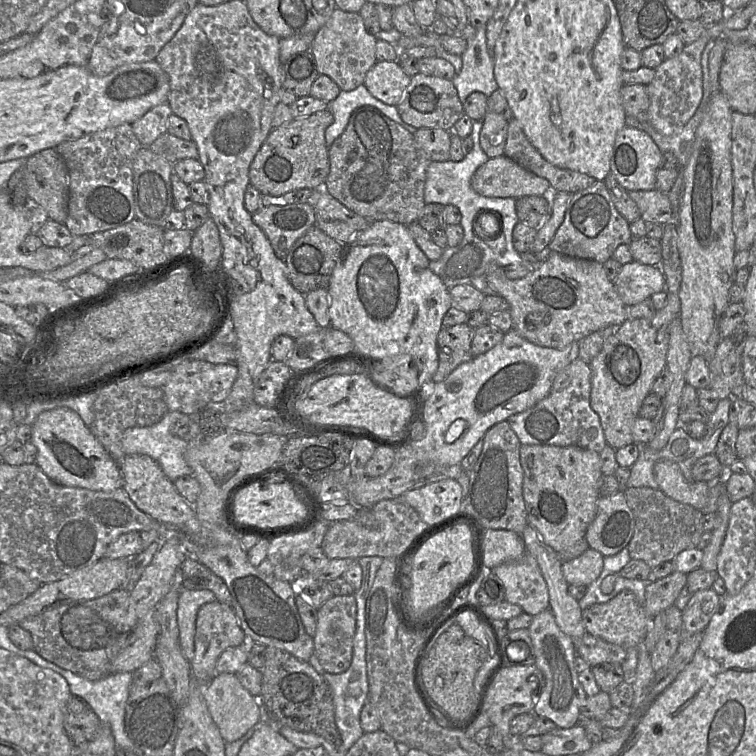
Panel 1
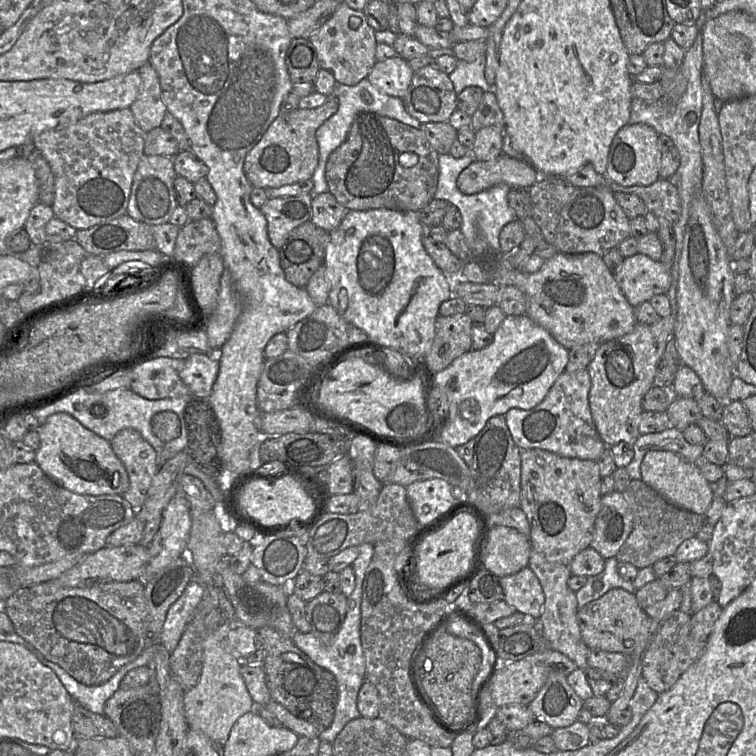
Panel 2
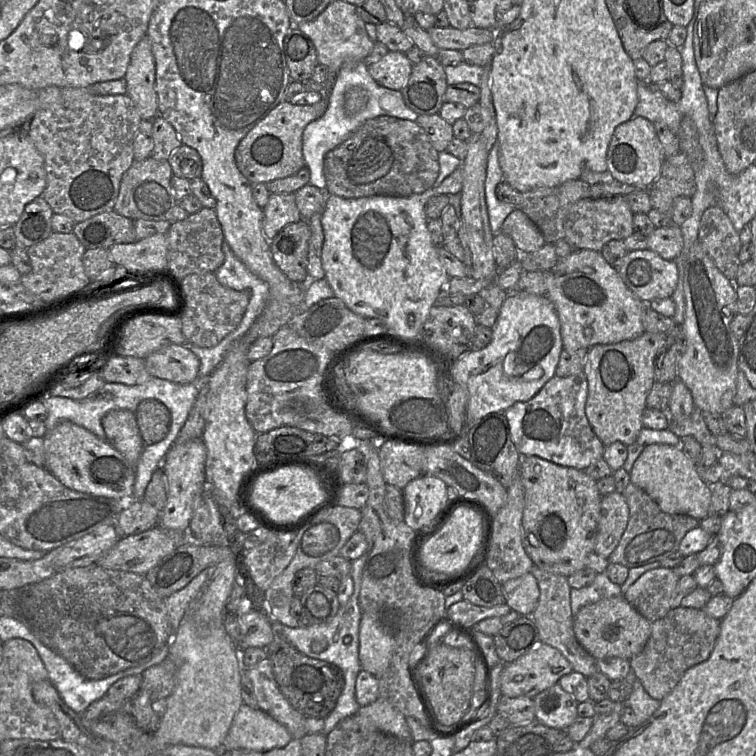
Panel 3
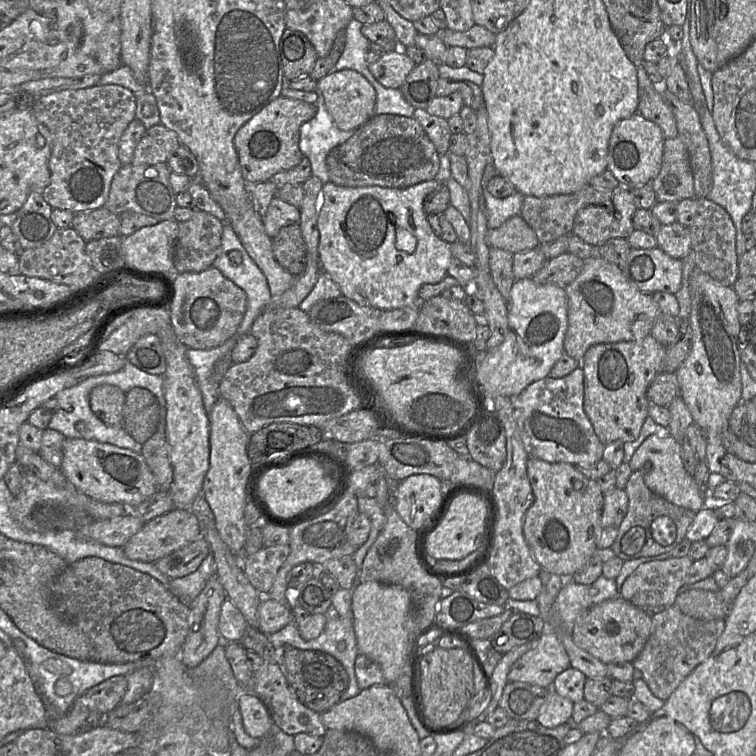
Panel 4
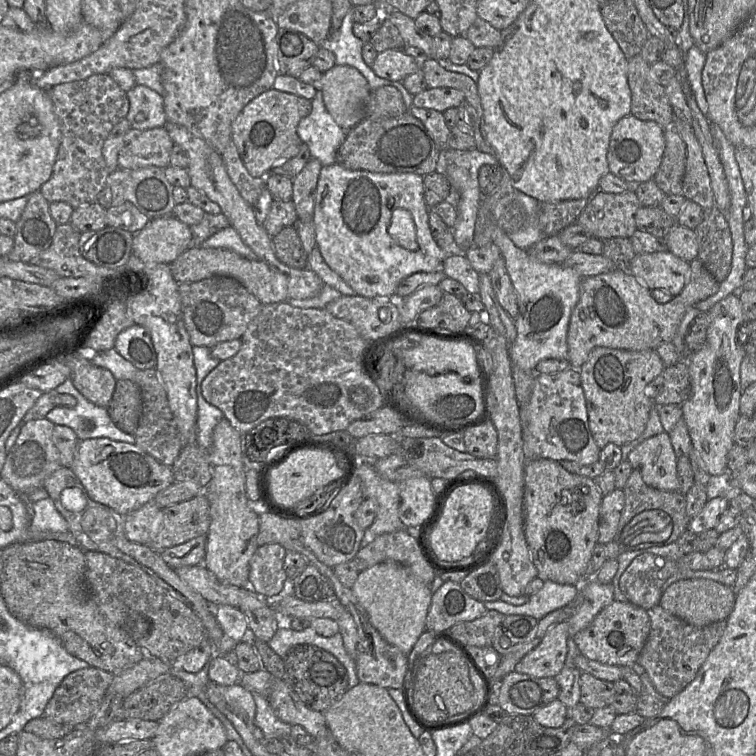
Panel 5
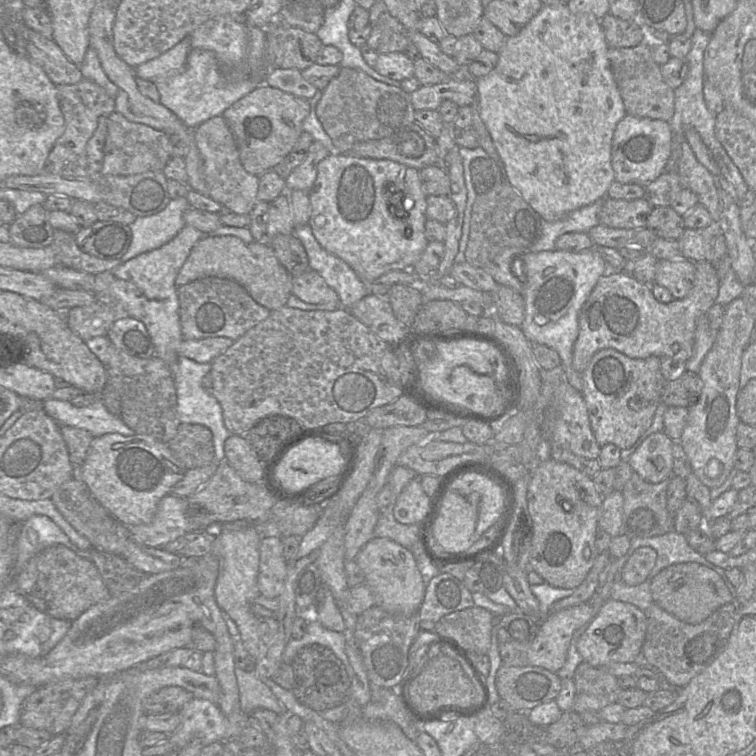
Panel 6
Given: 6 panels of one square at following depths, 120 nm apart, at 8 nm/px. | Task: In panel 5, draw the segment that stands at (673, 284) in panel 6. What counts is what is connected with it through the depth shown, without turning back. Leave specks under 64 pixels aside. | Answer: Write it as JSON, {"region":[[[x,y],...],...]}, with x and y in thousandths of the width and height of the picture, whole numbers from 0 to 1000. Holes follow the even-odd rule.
{"region":[[[886,332],[843,336],[829,358],[858,384],[874,382],[890,393],[898,390],[913,366],[913,348]]]}

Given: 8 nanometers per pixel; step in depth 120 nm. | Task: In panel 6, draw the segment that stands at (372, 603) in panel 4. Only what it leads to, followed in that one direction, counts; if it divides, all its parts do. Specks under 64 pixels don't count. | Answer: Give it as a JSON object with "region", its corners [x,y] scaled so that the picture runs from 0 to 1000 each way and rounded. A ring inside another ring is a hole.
{"region":[[[495,710],[475,729],[470,741],[483,761],[483,772],[491,780],[497,802],[519,812],[552,811],[562,790],[563,771],[545,729],[515,712]]]}

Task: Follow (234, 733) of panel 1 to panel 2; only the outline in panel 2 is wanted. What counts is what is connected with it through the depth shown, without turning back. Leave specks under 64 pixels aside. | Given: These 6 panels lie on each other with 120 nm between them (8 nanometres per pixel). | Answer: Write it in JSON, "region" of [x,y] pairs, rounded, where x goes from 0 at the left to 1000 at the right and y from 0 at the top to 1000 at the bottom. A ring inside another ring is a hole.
{"region":[[[298,819],[287,832],[278,837],[269,849],[269,884],[262,903],[243,918],[245,948],[250,964],[265,967],[282,981],[296,984],[303,975],[311,955],[324,943],[335,940],[336,927],[331,921],[319,893],[320,873],[302,858],[300,840],[310,825],[303,825]]]}

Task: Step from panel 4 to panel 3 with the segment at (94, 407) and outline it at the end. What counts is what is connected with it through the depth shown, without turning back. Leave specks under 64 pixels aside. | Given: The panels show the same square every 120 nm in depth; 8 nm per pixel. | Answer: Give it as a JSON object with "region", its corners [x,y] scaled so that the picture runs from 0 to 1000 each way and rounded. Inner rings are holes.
{"region":[[[169,541],[147,542],[136,550],[134,560],[142,575],[142,585],[167,606],[180,626],[192,586],[177,548]]]}

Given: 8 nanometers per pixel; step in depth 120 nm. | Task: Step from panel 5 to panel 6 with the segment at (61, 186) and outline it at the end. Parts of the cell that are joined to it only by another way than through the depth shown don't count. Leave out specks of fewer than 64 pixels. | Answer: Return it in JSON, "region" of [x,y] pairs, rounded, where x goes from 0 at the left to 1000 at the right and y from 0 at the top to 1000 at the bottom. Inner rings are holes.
{"region":[[[114,104],[99,111],[74,115],[86,172],[66,200],[60,225],[86,237],[127,237],[128,233],[119,230],[116,222],[114,192],[130,167],[131,156],[152,147],[152,130],[146,128],[130,111]]]}

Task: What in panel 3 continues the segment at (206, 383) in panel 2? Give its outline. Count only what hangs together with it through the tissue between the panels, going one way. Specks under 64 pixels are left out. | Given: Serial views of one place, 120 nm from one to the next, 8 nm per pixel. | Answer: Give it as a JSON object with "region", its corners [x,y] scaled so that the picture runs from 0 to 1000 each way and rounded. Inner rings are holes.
{"region":[[[224,455],[190,474],[192,487],[200,497],[235,508],[259,504],[265,478],[245,456]]]}

